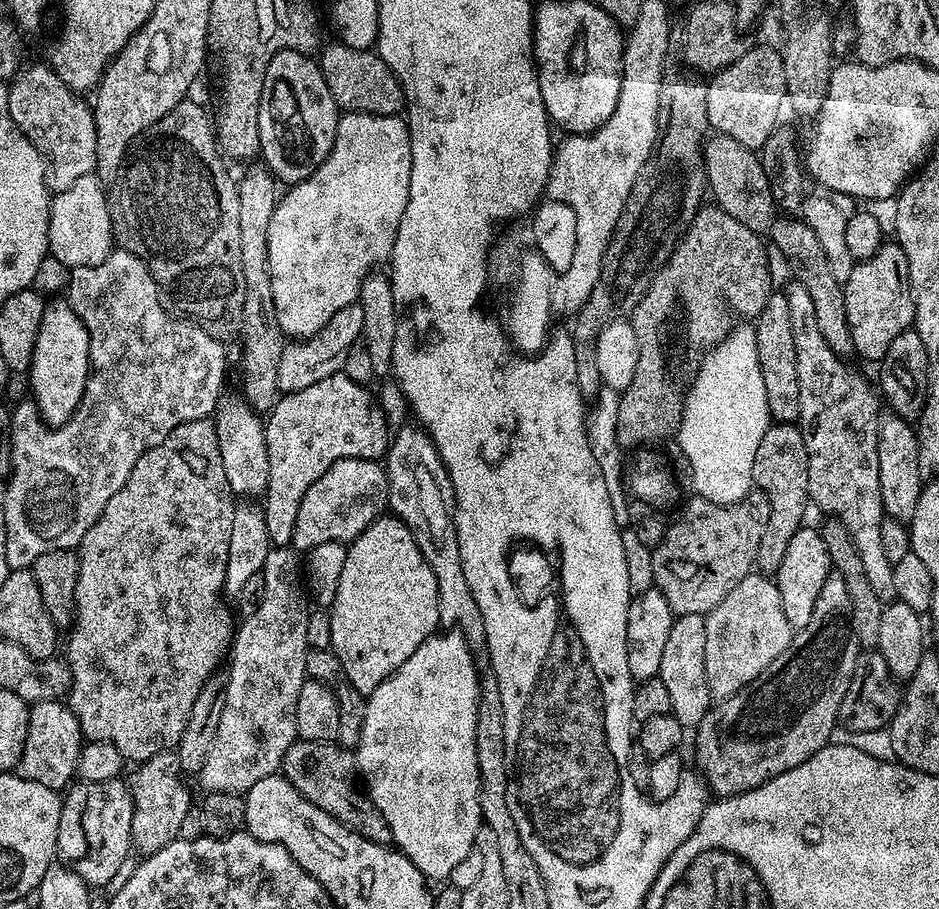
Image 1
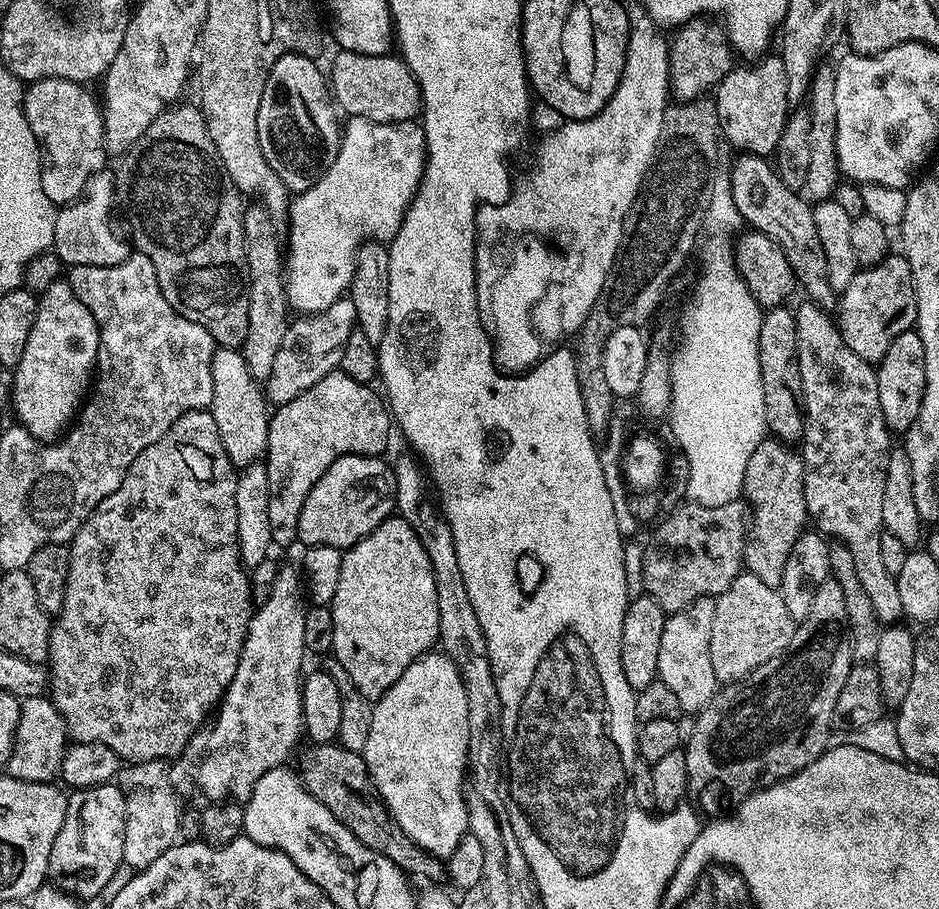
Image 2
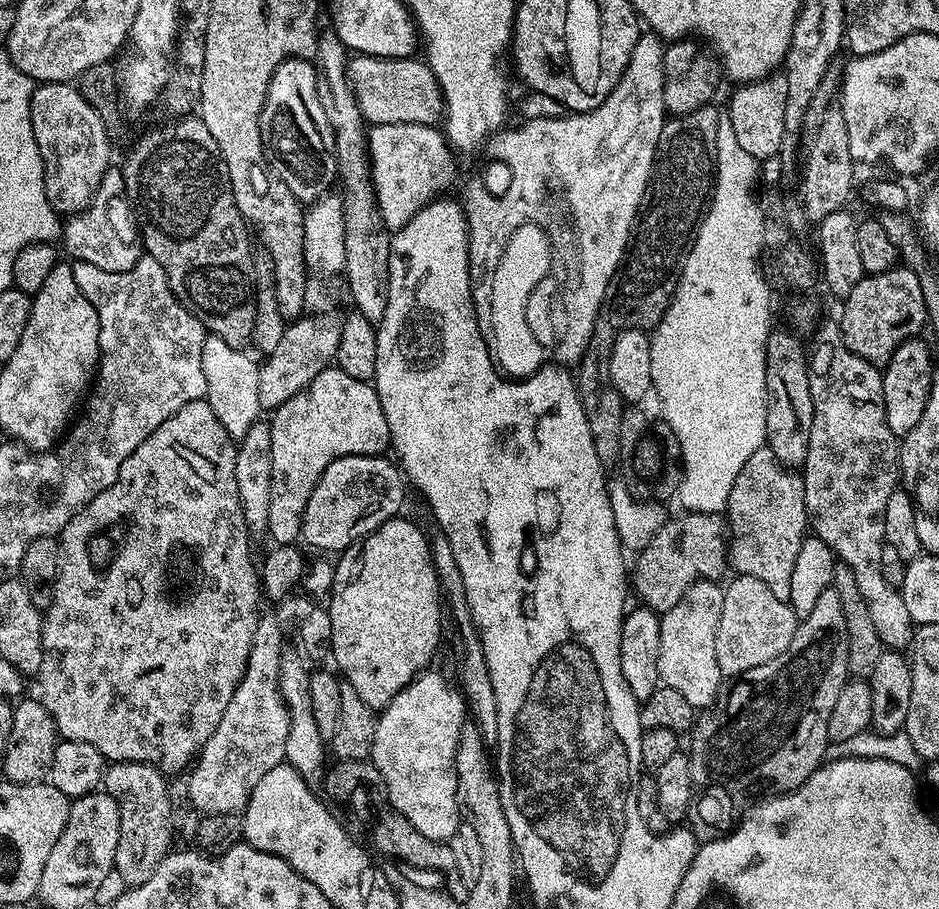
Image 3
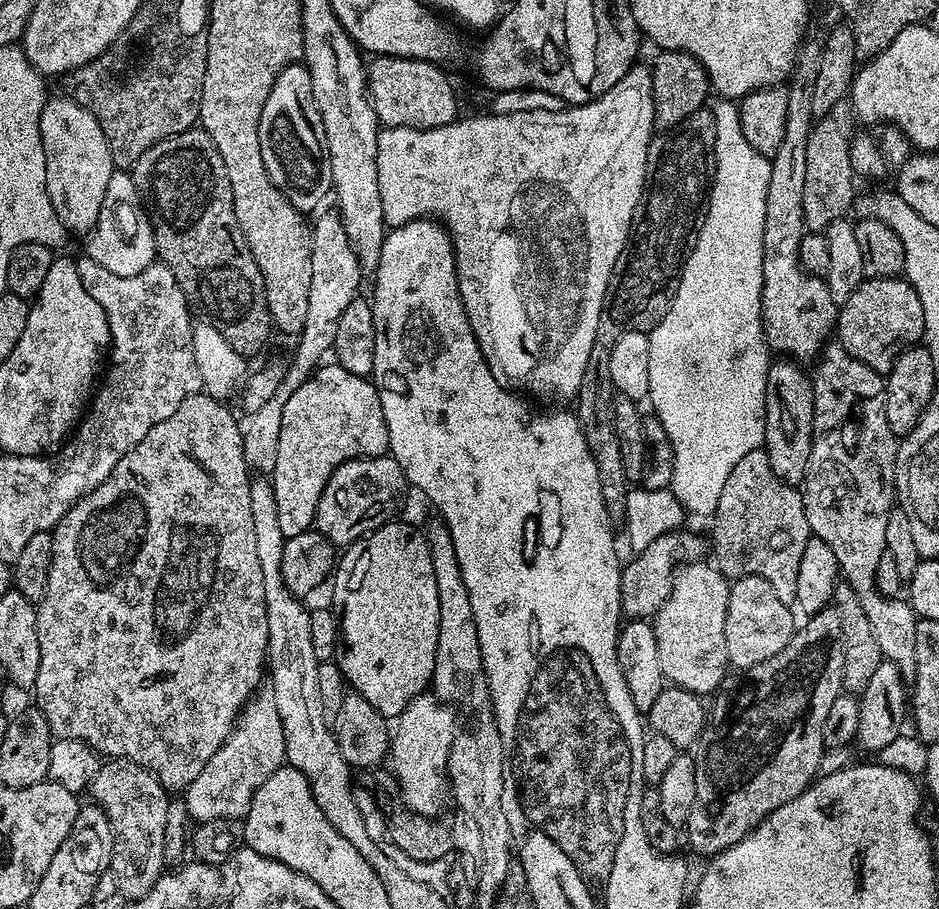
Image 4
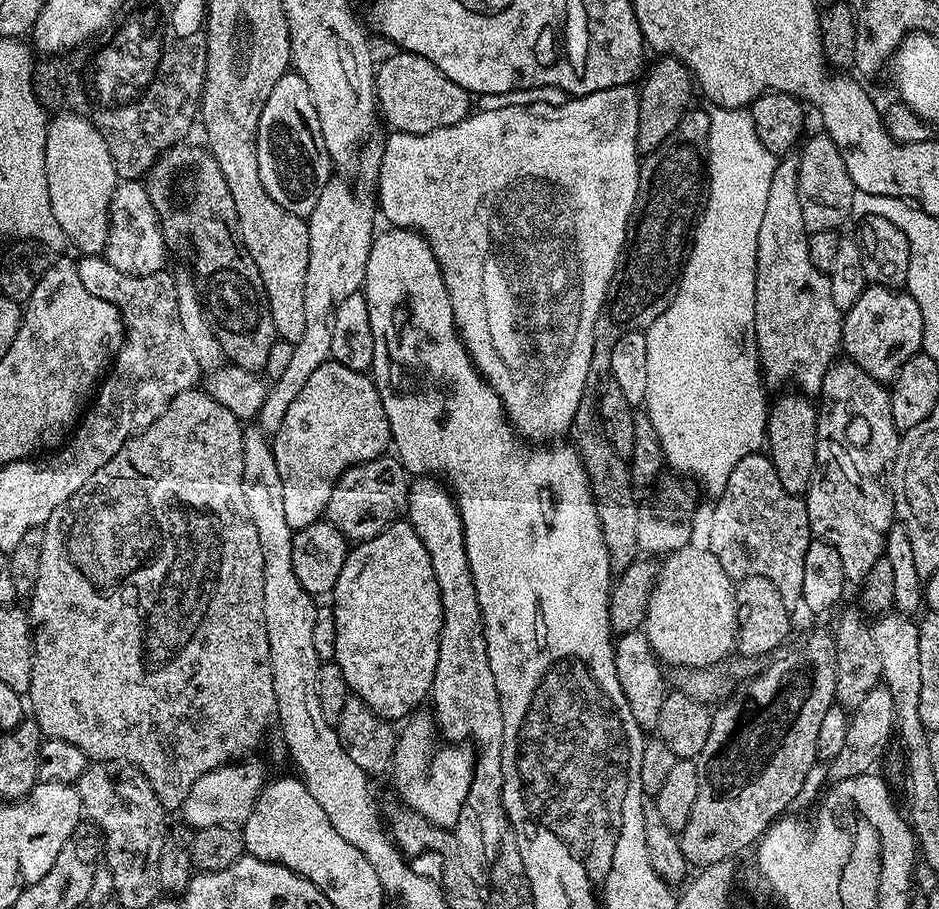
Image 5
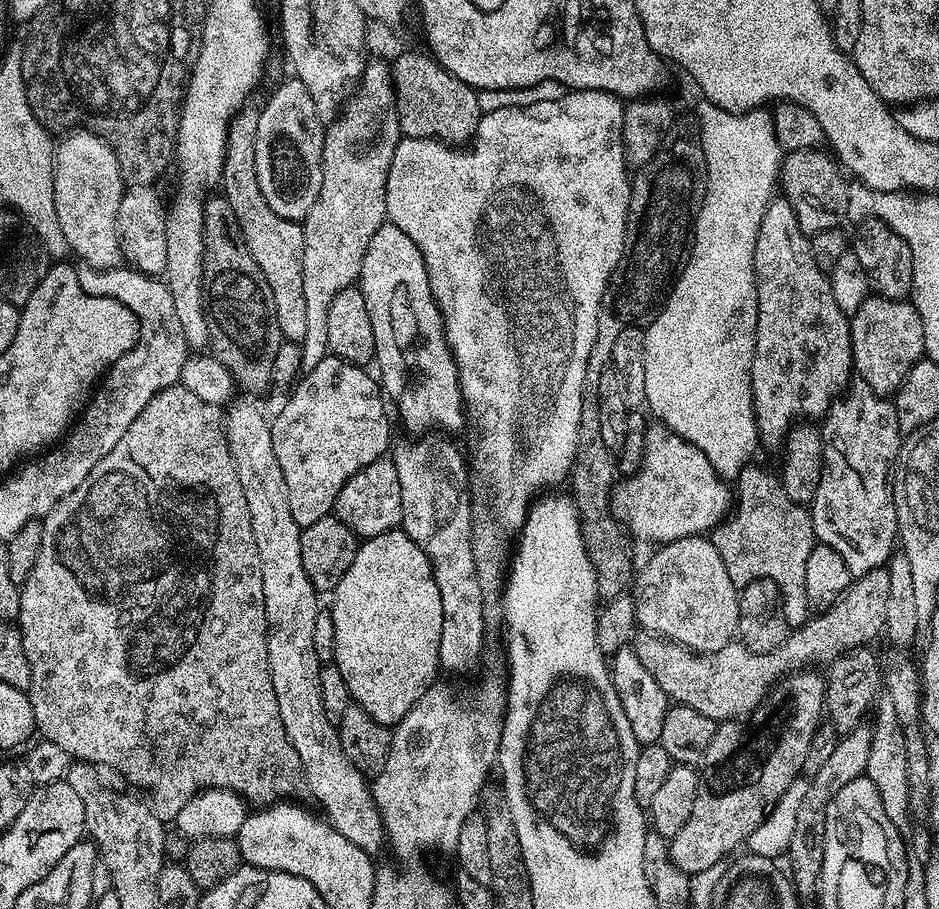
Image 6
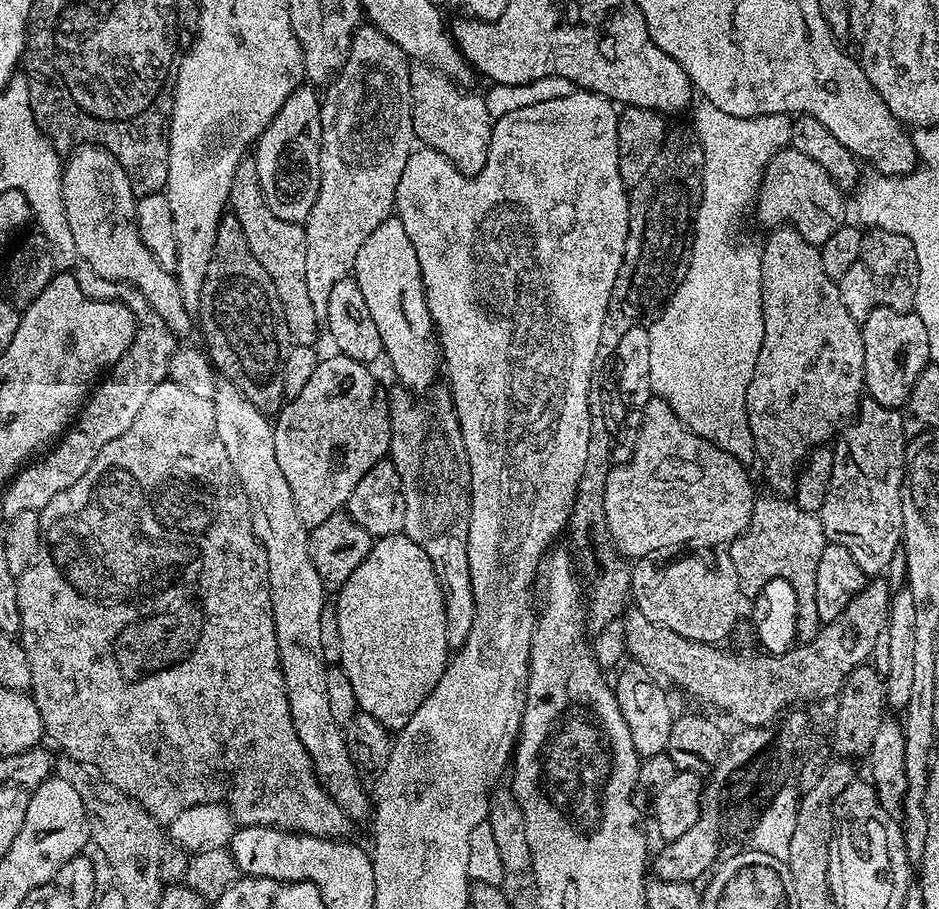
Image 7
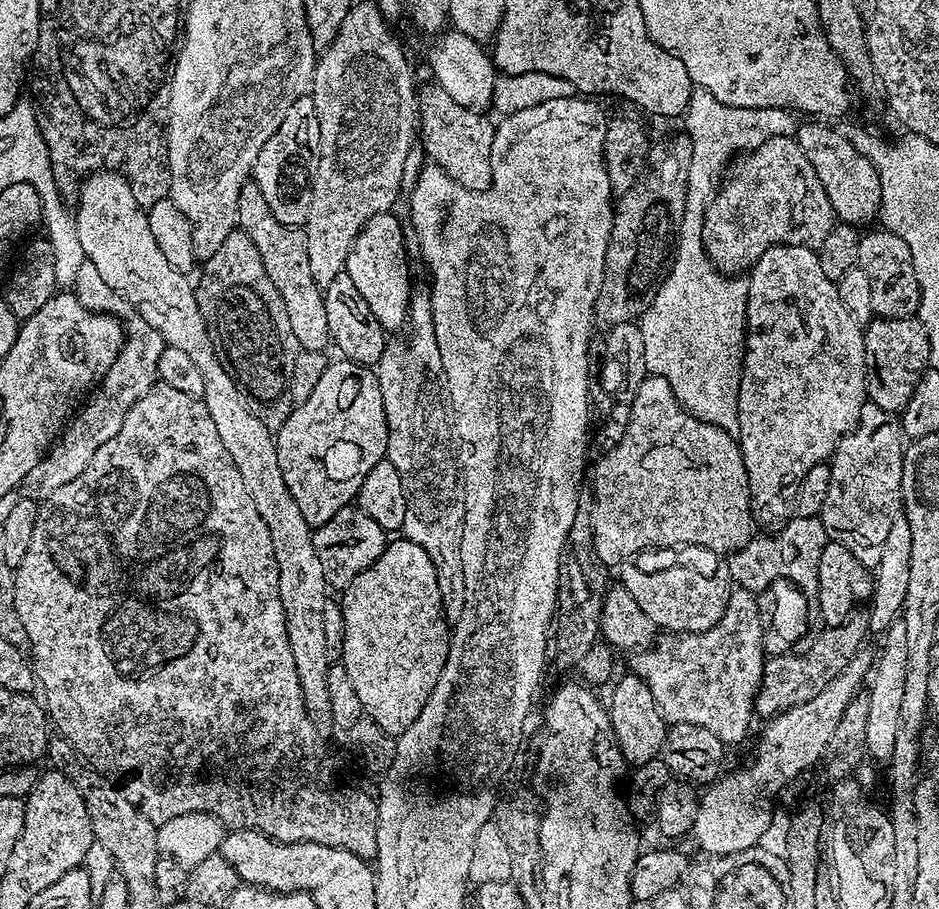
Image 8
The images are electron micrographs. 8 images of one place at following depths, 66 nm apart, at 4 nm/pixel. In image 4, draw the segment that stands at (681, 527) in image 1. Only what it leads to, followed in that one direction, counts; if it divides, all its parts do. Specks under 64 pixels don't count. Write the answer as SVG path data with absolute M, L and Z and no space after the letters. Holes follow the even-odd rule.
M685 530L662 534L637 551L633 560L623 565L620 574L620 610L628 620L648 620L660 611L676 581L676 573L685 564L700 562L706 556L706 540ZM705 552L705 556L704 556Z

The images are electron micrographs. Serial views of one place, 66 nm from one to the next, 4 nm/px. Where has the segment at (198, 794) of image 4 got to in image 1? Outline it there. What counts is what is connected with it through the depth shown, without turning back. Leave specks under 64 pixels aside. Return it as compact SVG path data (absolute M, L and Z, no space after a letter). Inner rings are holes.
M275 546L269 547L262 575L264 577L264 588L260 592L258 610L254 610L254 614L245 616L239 621L238 627L235 629L232 637L230 663L227 665L227 668L229 667L228 678L226 677L222 714L218 721L218 730L214 736L213 745L210 746L210 752L206 756L205 764L198 773L198 780L201 780L201 782L205 784L205 789L207 789L208 792L234 792L237 794L246 794L250 790L250 786L254 786L254 782L262 782L262 778L275 776L281 771L286 750L290 750L290 746L298 739L296 734L298 690L302 690L302 686L308 676L308 671L306 670L306 658L310 651L308 643L306 642L306 622L308 621L308 614L310 611L310 600L306 595L306 585L302 579L301 557L298 555L296 549L291 546L286 548L278 548Z

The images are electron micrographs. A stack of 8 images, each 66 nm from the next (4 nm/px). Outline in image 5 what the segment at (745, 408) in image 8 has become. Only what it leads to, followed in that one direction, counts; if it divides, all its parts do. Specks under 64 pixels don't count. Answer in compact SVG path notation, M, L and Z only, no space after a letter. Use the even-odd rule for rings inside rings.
M789 154L776 161L774 178L770 178L770 191L766 210L762 213L762 226L758 226L758 254L756 255L756 289L754 290L754 334L760 355L760 367L765 385L783 389L791 386L804 394L819 393L822 382L842 352L842 326L844 318L830 298L827 275L810 262L808 227L802 218L802 202L798 198L799 155Z

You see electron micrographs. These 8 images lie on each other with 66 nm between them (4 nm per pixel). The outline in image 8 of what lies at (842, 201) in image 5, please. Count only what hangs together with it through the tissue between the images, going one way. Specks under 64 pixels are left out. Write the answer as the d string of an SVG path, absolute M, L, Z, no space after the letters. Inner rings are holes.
M795 135L772 136L762 142L762 146L741 155L731 168L728 181L713 198L702 223L704 248L719 272L747 273L758 262L758 258L762 258L762 254L766 254L766 250L775 244L801 244L816 250L822 242L826 242L826 234L830 234L832 227L838 223L836 211L830 206L830 198L826 198L826 190L818 174L814 174L814 166L810 166L810 158L806 158Z

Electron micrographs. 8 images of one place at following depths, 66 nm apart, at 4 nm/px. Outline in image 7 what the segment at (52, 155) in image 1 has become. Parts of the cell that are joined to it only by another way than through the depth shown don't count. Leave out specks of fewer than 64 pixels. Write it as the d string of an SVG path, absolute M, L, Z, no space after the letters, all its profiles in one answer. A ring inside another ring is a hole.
M80 146L67 157L60 185L77 257L102 274L102 278L118 280L125 286L133 284L149 304L145 305L160 316L177 337L184 338L194 328L193 313L188 312L182 302L182 290L175 275L167 272L142 242L135 222L138 200L128 172L122 170L120 163L105 148Z

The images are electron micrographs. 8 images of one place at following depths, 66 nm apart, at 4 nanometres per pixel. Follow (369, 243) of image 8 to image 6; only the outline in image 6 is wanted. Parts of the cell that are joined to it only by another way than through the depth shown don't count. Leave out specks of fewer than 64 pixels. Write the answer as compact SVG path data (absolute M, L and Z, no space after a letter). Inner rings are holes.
M386 222L376 231L374 238L370 238L370 246L362 258L358 287L362 298L366 298L366 310L370 310L370 326L374 326L375 363L380 364L378 380L383 395L391 403L392 400L396 403L401 422L415 434L428 434L433 430L443 430L445 433L458 431L466 424L466 405L460 389L458 366L444 333L440 307L430 288L426 262L418 246L410 242L410 238L406 238L398 226Z

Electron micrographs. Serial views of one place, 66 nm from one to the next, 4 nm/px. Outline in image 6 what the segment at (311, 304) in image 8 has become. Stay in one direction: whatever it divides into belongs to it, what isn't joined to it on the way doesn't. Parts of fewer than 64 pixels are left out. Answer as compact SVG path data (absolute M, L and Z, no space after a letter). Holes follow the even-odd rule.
M252 106L245 107L232 120L228 128L228 149L224 159L222 195L230 202L234 218L238 218L240 233L246 250L258 262L270 290L274 294L274 308L278 314L281 337L288 342L303 342L306 338L306 297L302 290L302 258L304 257L304 226L295 220L287 220L274 210L258 186L258 166L256 165L256 131L259 111Z

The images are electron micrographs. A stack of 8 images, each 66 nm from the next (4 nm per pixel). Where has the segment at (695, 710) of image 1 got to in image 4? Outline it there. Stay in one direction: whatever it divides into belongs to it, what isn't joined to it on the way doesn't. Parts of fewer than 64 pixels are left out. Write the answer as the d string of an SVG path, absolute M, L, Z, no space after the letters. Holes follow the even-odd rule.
M708 562L685 564L676 573L670 598L666 598L666 602L654 617L658 638L658 662L662 662L662 674L669 685L685 688L697 694L712 694L724 683L724 677L730 668L726 650L726 606L729 587L729 577L723 576L719 568Z

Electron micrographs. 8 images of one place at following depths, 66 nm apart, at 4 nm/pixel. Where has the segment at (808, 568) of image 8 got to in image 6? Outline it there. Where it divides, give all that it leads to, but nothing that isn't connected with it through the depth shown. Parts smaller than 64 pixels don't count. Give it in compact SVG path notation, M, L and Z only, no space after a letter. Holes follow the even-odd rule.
M745 466L734 481L734 515L717 524L710 533L713 546L718 554L722 554L722 562L726 562L726 574L730 574L730 582L734 582L737 590L742 590L755 580L771 580L779 587L784 580L788 580L788 576L806 576L810 550L818 543L812 529L811 511L805 505L786 498L786 490L780 485L779 475L775 471L752 467Z

